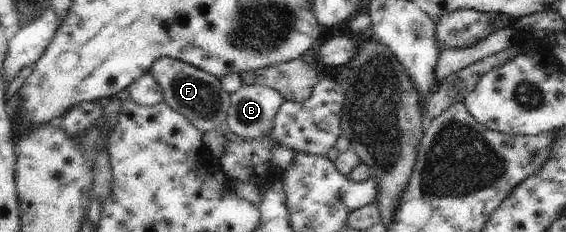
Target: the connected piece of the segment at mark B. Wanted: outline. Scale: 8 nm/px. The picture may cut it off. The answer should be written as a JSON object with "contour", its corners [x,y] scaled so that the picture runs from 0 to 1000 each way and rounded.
{"contour":[[[429,362],[408,405],[401,556],[433,603],[459,603],[484,547],[484,513],[502,418],[481,375]]]}

